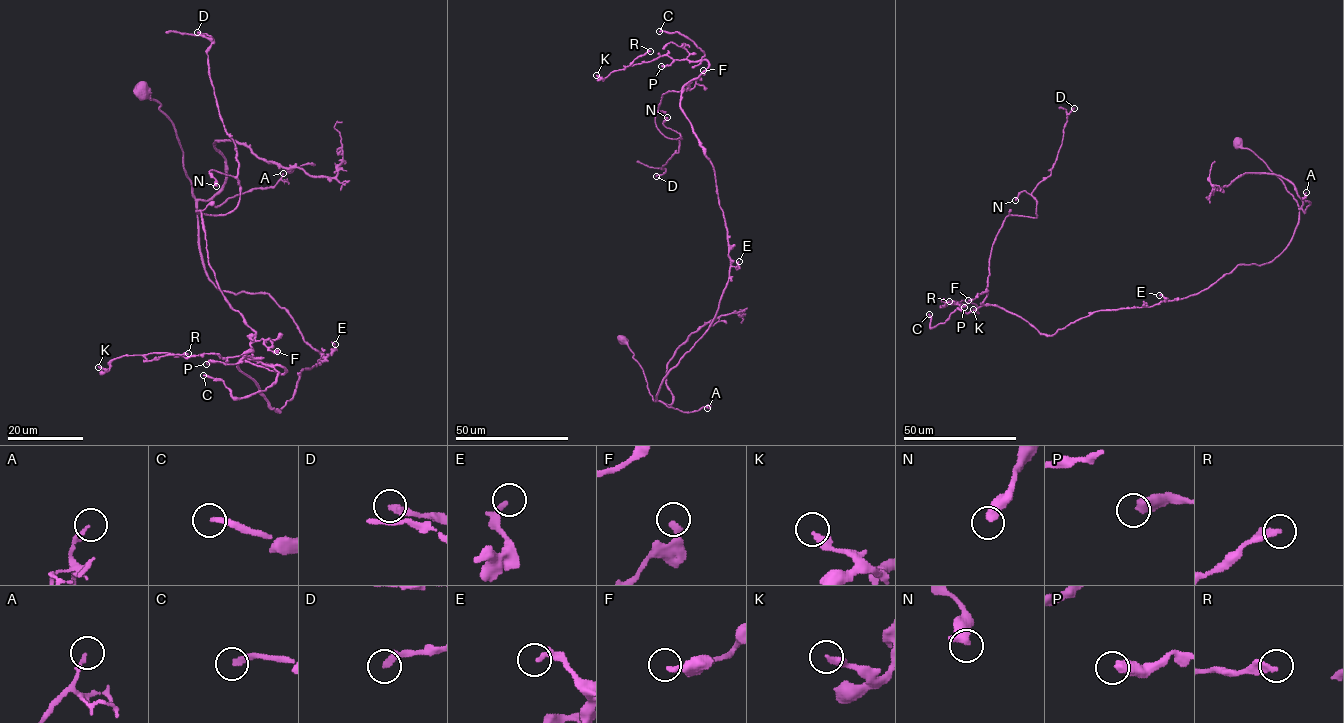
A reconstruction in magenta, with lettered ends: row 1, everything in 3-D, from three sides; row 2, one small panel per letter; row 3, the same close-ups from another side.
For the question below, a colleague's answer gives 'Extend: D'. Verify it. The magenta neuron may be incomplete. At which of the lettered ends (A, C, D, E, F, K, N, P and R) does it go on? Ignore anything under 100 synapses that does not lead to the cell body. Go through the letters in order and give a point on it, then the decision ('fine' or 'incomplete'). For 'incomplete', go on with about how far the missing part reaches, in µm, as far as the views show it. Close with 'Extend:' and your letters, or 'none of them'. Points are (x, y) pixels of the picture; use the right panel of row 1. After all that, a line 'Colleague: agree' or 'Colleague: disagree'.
A: (1306, 192) | fine
C: (929, 314) | incomplete | 80 µm
D: (1074, 108) | fine
E: (1159, 295) | fine
F: (968, 300) | fine
K: (973, 309) | fine
N: (1015, 200) | fine
P: (964, 307) | fine
R: (949, 301) | fine
Extend: C
Colleague: disagree

